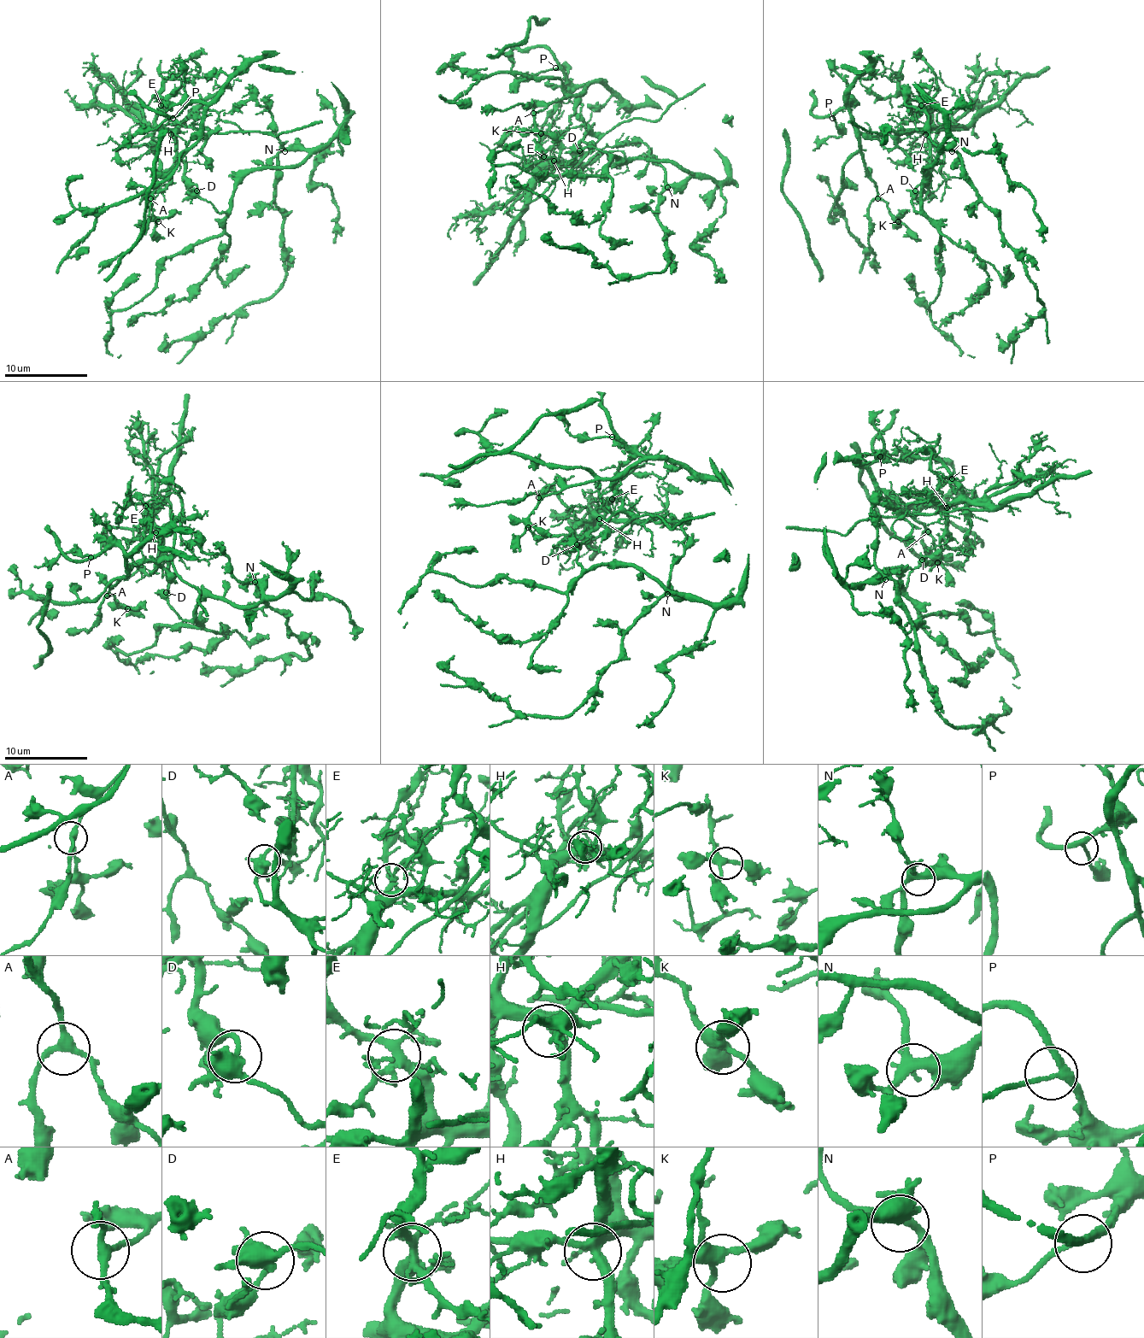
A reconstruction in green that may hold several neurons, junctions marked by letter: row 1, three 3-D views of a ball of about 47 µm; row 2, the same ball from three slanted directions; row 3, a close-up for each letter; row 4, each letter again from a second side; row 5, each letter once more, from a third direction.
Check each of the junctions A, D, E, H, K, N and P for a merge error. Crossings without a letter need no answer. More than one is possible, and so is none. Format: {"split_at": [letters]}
{"split_at": ["D"]}

